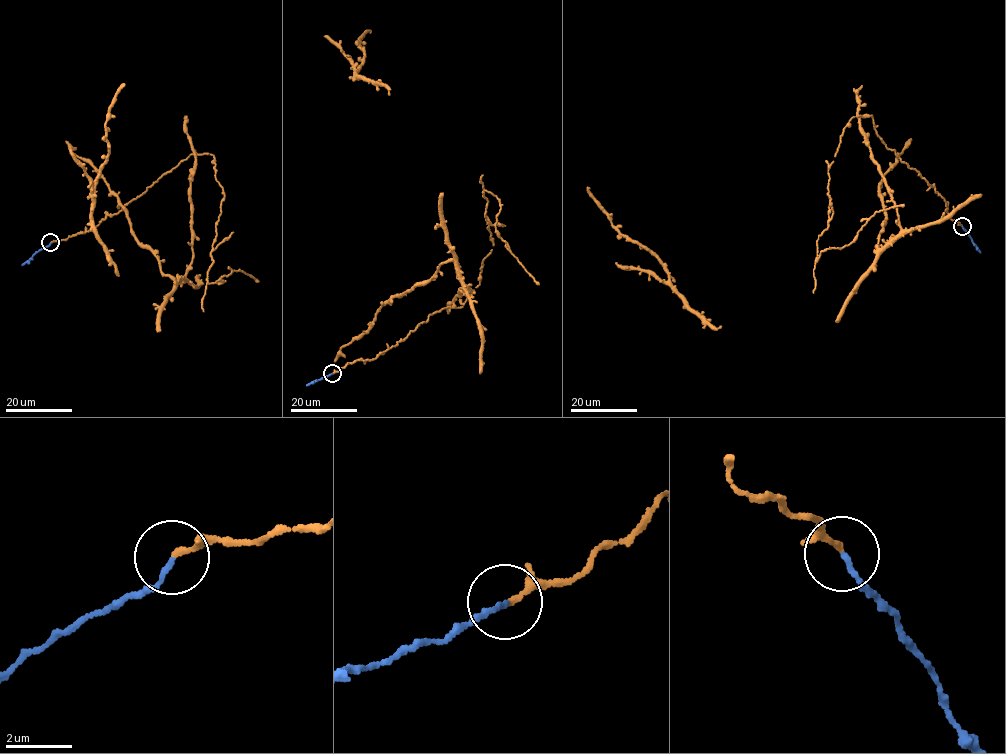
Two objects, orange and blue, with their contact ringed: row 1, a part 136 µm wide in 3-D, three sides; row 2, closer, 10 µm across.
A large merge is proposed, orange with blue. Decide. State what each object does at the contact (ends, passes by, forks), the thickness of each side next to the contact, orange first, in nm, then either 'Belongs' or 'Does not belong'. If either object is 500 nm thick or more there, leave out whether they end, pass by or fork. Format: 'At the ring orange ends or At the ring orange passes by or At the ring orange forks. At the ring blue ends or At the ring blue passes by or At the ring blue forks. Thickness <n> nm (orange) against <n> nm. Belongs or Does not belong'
At the ring orange ends. At the ring blue ends. Thickness 160 nm (orange) against 150 nm. Belongs

